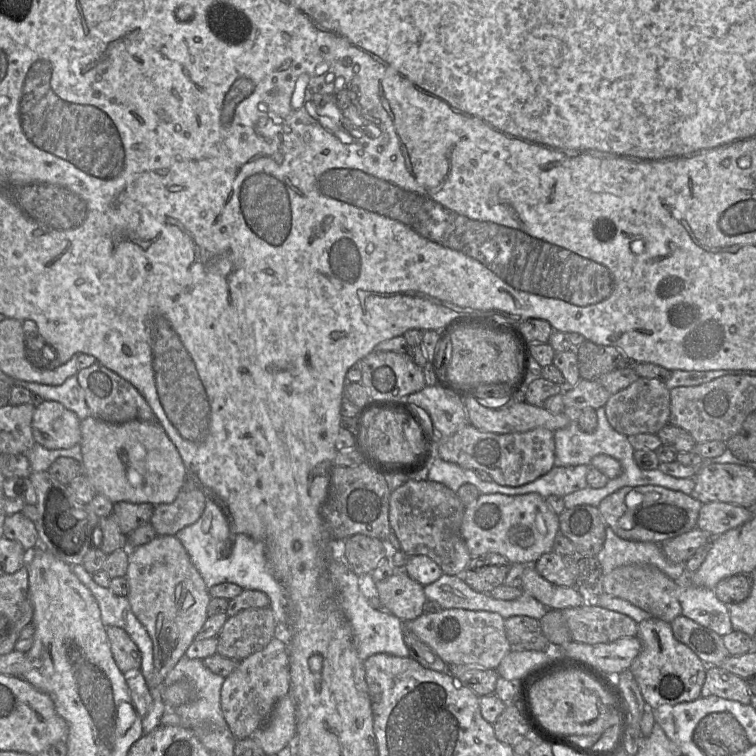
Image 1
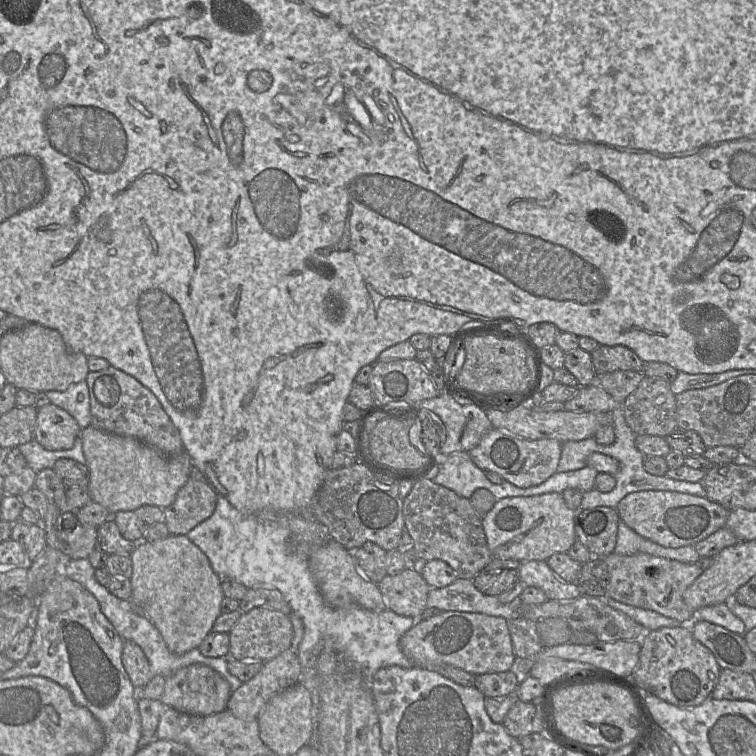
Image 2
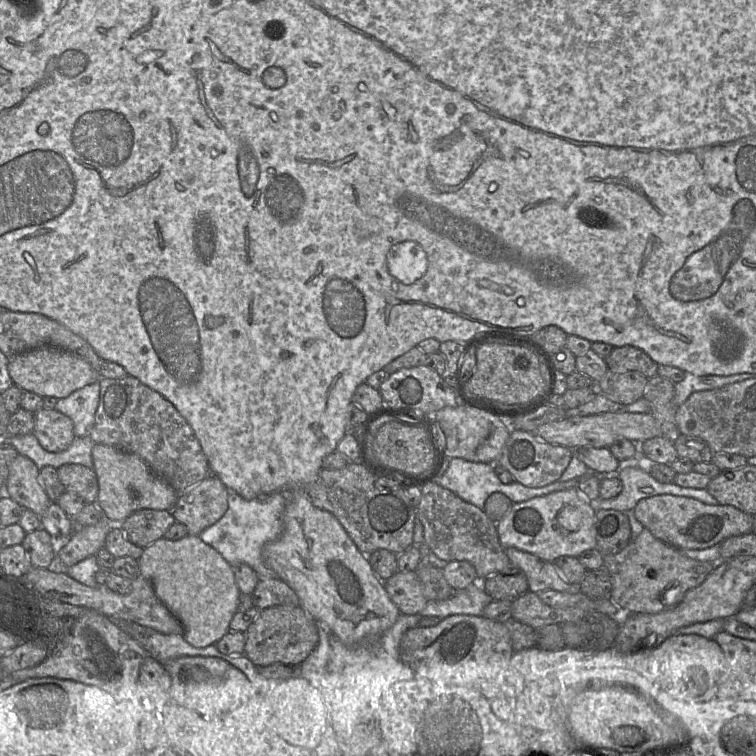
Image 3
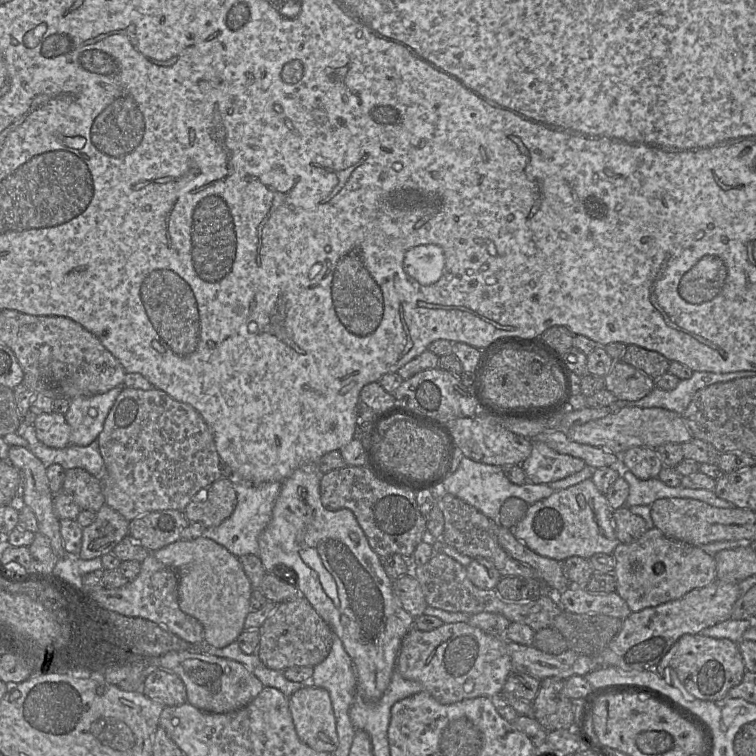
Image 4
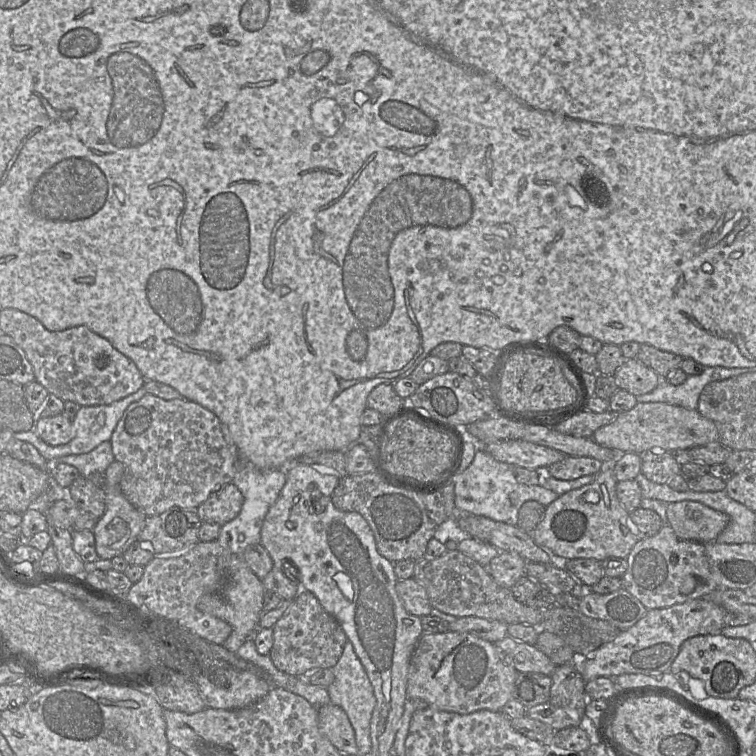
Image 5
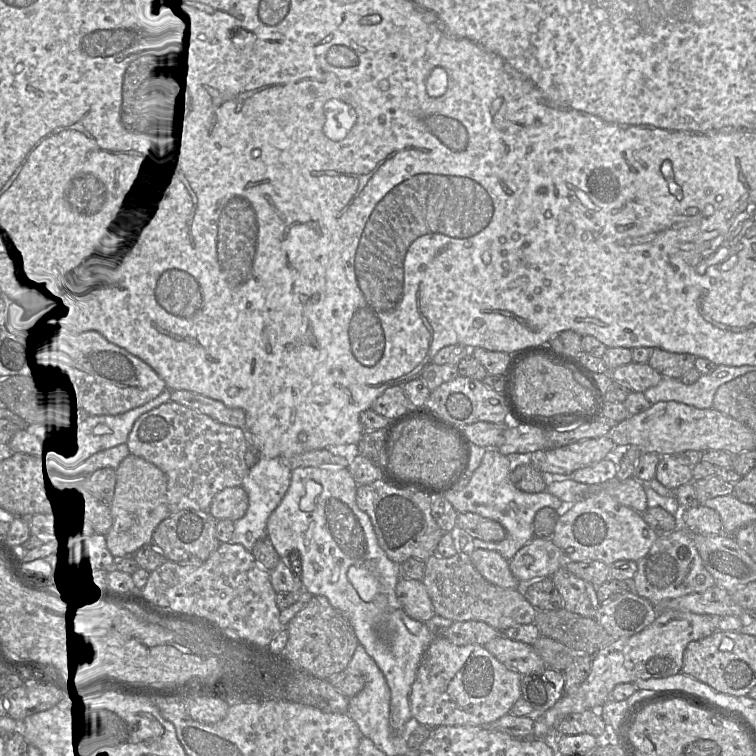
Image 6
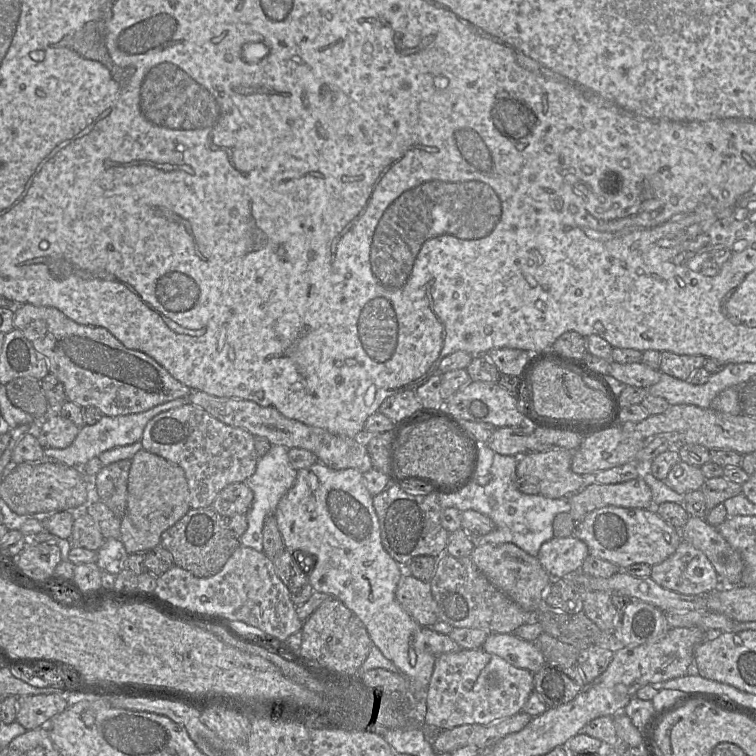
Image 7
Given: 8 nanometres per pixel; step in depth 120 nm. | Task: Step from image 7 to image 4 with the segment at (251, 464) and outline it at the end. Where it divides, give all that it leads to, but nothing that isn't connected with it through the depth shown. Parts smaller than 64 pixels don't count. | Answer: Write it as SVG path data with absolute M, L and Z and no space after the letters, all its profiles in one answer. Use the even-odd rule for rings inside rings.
M124 387L108 413L104 422L103 430L99 434L97 441L105 464L105 471L100 477L98 477L101 478L105 504L118 512L129 522L153 511L184 511L186 506L199 491L210 486L213 482L222 477L222 462L215 446L213 433L201 415L192 406L173 399L167 393L157 388L142 390Z

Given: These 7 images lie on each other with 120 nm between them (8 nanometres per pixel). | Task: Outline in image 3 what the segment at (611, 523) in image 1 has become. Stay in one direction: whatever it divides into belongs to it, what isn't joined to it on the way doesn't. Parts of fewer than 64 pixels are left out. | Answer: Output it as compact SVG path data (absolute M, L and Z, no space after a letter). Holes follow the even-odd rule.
M669 494L641 499L633 509L634 516L662 542L677 549L706 549L725 539L752 532L754 516L730 505L709 505L697 499Z

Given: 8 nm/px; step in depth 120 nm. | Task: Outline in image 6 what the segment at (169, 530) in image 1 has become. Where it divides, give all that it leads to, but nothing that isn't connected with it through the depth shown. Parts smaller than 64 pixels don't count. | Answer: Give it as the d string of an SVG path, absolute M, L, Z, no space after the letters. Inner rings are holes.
M242 486L227 487L214 496L208 512L217 520L236 521L245 515L248 504L248 494Z

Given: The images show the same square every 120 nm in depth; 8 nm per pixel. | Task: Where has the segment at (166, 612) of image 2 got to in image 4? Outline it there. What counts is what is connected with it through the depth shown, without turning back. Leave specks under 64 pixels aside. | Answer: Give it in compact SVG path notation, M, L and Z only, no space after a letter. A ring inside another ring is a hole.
M205 536L194 540L178 540L150 553L176 572L179 607L202 624L204 642L215 648L235 642L244 631L245 619L251 611L253 590L239 559Z

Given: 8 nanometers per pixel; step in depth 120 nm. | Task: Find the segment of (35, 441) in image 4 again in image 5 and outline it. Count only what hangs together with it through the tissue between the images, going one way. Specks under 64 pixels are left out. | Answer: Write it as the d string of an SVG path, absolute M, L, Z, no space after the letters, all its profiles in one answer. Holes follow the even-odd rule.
M110 441L102 442L88 453L62 456L57 460L57 462L74 466L84 477L103 476L114 461Z

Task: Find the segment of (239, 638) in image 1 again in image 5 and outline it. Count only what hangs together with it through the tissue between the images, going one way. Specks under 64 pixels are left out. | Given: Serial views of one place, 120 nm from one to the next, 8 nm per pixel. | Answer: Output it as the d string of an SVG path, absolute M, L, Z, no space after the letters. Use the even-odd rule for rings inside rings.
M301 590L292 600L288 610L272 629L273 645L269 657L277 669L294 676L333 668L348 641L338 621L322 607L315 595L305 590Z

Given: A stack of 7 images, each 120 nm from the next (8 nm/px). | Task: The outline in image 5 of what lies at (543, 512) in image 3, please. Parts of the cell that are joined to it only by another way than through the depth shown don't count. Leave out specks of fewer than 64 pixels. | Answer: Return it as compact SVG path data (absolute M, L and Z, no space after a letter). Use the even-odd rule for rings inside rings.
M613 451L613 458L603 462L599 476L593 483L571 490L546 507L542 521L533 532L526 532L541 547L564 559L626 558L639 541L637 528L629 518L629 512L620 504L616 495L618 483L614 468L625 452Z

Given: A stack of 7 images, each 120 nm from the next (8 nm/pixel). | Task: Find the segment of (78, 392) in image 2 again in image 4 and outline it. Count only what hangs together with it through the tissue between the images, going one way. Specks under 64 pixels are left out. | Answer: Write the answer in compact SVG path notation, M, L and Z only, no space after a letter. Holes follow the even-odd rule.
M119 386L103 394L78 397L70 400L70 407L64 415L67 423L71 427L70 444L87 446L97 440L99 434L103 430L104 422L110 409L123 388L124 386Z

